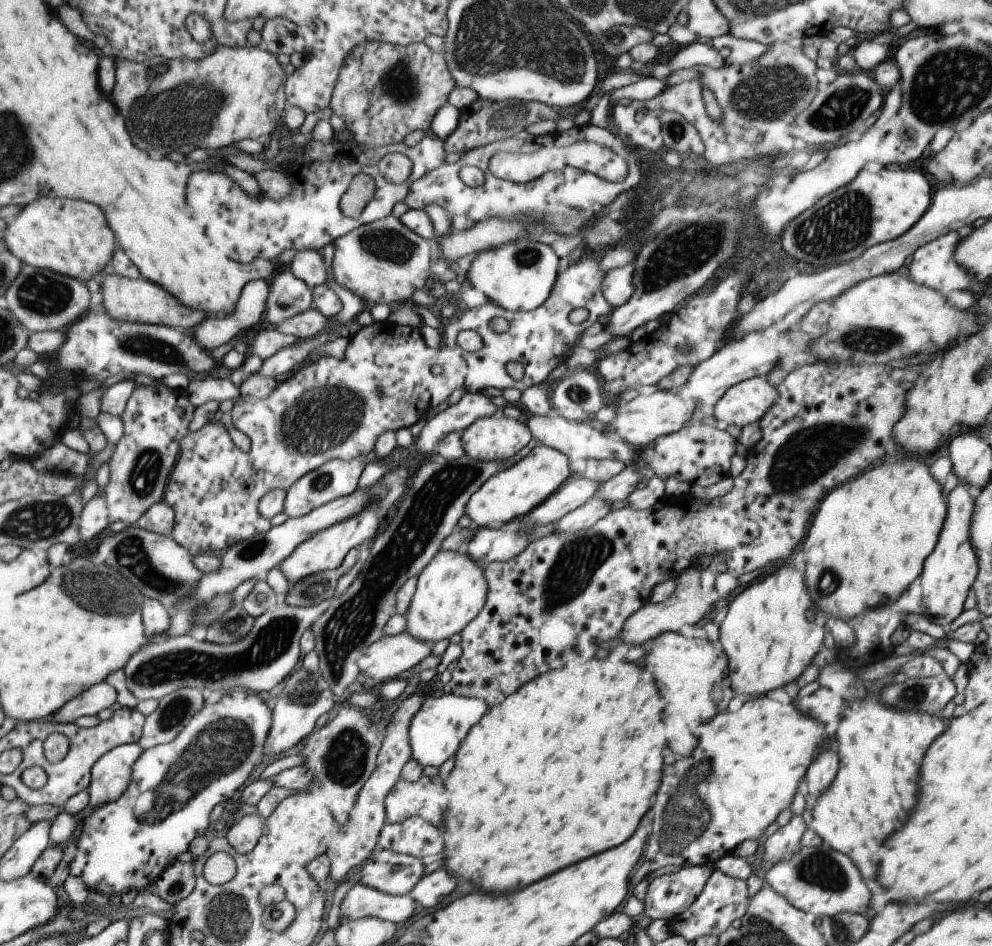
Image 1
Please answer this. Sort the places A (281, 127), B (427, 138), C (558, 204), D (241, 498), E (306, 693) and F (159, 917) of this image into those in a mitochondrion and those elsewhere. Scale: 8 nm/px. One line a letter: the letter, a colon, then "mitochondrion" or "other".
A: other
B: other
C: mitochondrion
D: other
E: mitochondrion
F: other

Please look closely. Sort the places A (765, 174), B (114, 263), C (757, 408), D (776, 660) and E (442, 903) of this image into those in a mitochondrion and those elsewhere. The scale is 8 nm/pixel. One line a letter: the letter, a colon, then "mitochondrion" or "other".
A: other
B: other
C: other
D: other
E: other

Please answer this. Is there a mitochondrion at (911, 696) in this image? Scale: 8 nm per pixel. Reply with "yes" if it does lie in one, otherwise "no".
yes

